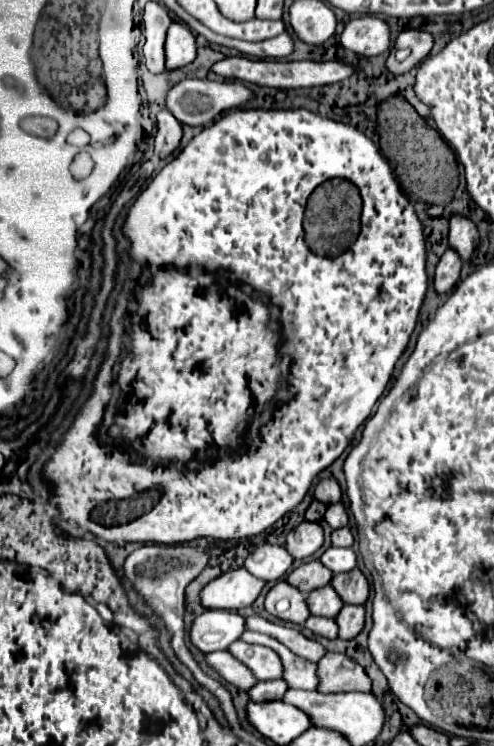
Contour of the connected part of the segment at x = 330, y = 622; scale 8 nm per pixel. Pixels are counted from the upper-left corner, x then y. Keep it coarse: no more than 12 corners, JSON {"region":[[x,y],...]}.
{"region":[[309,616],[305,628],[323,638],[337,638],[333,618]]}

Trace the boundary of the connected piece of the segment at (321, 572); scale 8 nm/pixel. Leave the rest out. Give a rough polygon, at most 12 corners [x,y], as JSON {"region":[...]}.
{"region":[[319,560],[295,568],[287,582],[309,594],[333,578]]}

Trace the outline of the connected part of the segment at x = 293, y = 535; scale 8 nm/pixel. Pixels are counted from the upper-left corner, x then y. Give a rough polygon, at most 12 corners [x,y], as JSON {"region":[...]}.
{"region":[[303,522],[287,536],[287,552],[295,560],[323,546],[323,528]]}

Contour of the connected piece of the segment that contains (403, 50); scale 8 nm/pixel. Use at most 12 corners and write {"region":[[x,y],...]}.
{"region":[[403,30],[385,66],[391,74],[415,68],[433,48],[433,36]]}

